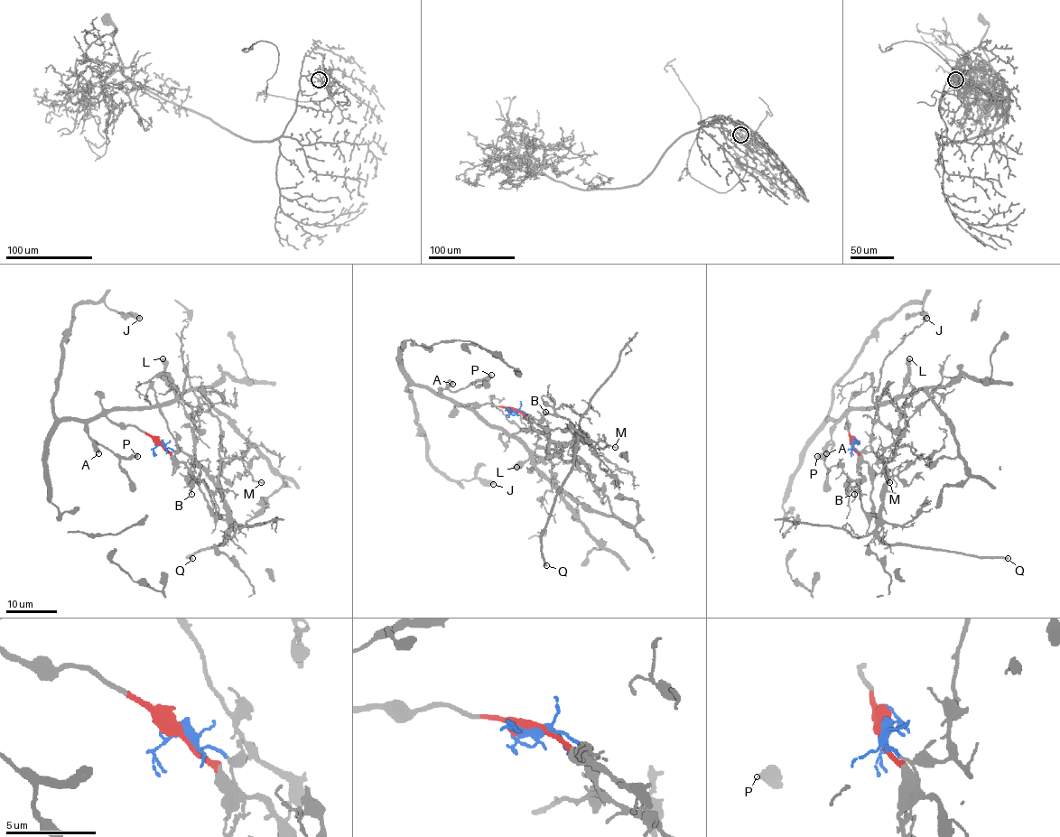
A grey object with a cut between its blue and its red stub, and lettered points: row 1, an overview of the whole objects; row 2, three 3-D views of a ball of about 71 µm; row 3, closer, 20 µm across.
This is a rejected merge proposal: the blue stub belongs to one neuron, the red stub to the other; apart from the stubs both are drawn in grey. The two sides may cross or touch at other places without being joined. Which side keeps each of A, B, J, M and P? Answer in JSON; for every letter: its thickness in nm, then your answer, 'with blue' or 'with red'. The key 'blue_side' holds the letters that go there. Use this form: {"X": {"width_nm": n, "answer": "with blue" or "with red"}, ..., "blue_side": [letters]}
{"A": {"width_nm": 480, "answer": "with red"}, "B": {"width_nm": 100, "answer": "with blue"}, "J": {"width_nm": 550, "answer": "with red"}, "M": {"width_nm": 130, "answer": "with blue"}, "P": {"width_nm": 480, "answer": "with red"}, "blue_side": ["B", "M"]}

